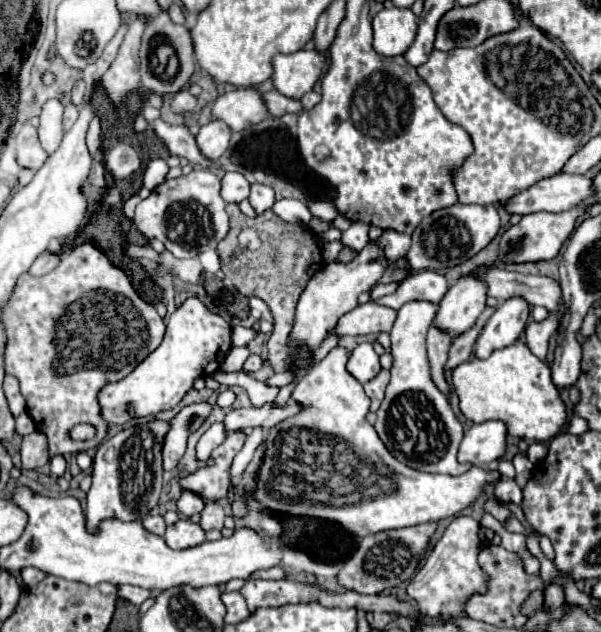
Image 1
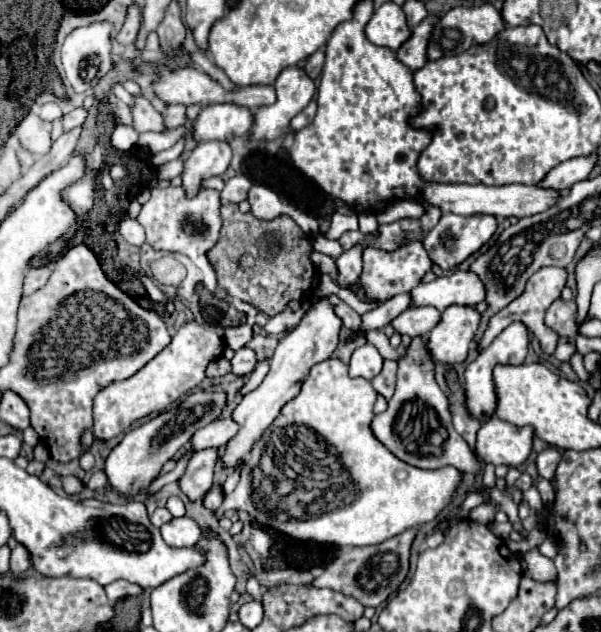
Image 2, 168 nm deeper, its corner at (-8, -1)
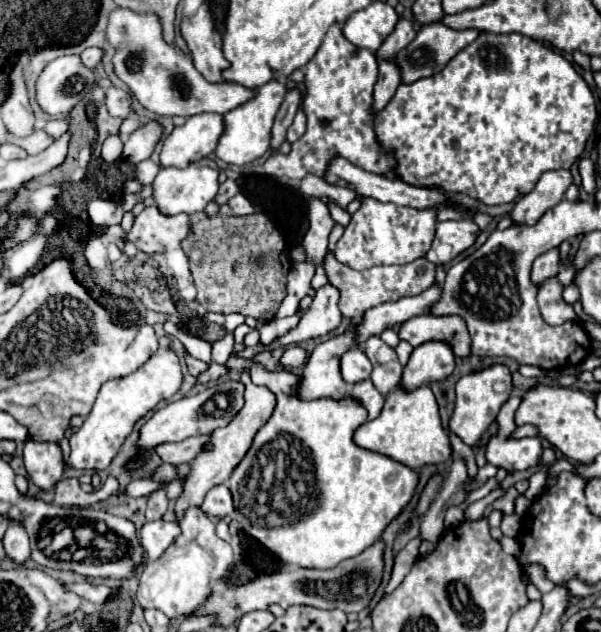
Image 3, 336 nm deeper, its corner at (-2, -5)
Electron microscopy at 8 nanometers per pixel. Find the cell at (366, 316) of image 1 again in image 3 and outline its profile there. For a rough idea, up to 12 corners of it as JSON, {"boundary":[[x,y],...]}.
{"boundary":[[414,316],[398,332],[414,348],[444,340],[458,358],[470,356],[460,316]]}

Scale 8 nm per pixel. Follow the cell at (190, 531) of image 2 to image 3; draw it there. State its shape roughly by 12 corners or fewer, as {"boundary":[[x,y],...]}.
{"boundary":[[146,522],[140,544],[148,560],[162,552],[180,534],[176,522]]}

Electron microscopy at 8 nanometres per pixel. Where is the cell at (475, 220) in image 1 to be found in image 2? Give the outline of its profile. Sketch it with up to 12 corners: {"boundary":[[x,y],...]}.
{"boundary":[[442,214],[424,236],[430,260],[454,270],[496,232],[494,216]]}

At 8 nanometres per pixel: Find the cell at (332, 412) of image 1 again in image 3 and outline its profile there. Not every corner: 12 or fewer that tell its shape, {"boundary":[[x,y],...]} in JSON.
{"boundary":[[356,400],[276,408],[228,480],[282,564],[358,556],[418,474],[354,444]]}

